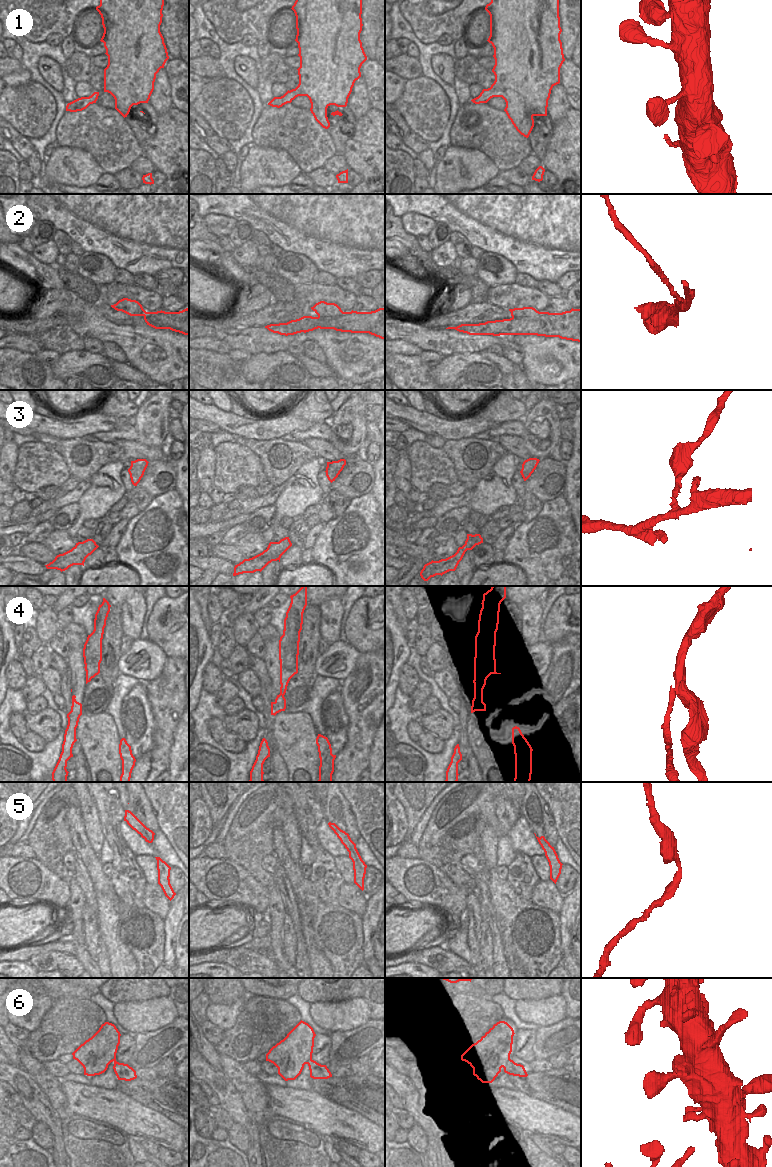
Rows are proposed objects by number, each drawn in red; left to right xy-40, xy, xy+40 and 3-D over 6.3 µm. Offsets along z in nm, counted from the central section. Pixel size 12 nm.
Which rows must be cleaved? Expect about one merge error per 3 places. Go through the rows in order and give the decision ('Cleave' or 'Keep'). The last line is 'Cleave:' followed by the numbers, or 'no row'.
1: Keep
2: Cleave
3: Cleave
4: Cleave
5: Keep
6: Keep
Cleave: 2, 3, 4.

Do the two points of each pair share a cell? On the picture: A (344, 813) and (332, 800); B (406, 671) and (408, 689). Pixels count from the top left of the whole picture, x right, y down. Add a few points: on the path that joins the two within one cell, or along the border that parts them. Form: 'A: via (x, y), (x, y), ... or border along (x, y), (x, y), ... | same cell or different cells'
A: via (341, 810), (335, 803) | same cell
B: via (407, 675), (408, 685) | same cell

